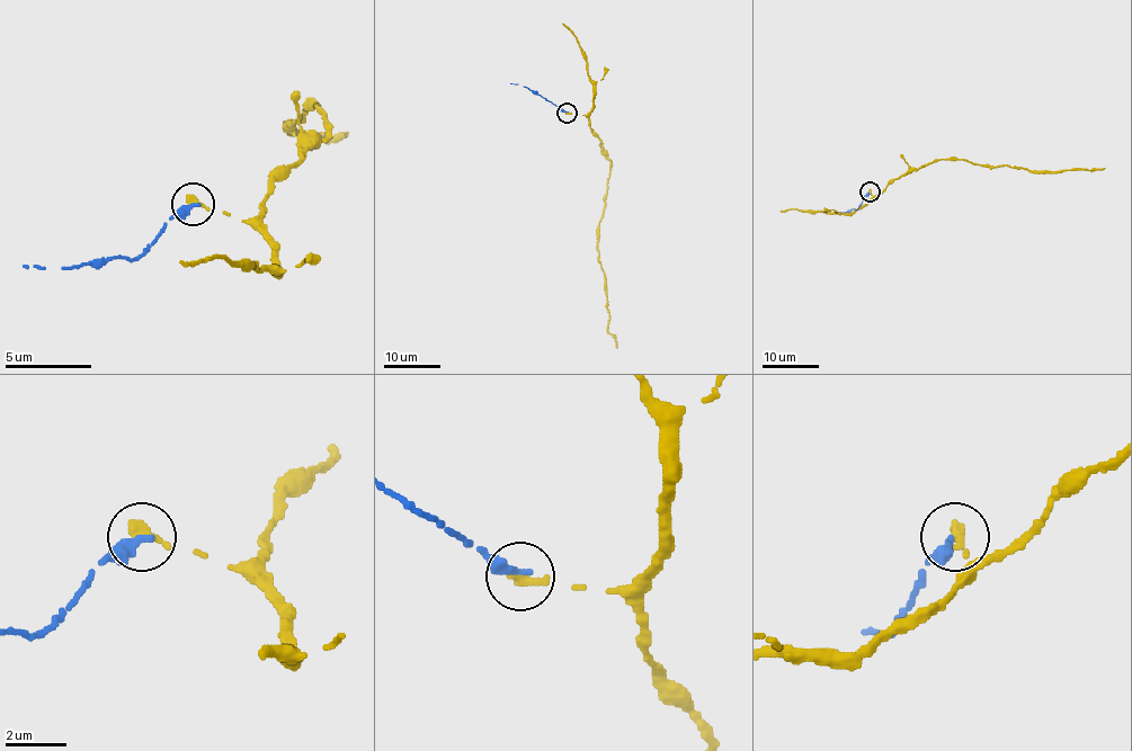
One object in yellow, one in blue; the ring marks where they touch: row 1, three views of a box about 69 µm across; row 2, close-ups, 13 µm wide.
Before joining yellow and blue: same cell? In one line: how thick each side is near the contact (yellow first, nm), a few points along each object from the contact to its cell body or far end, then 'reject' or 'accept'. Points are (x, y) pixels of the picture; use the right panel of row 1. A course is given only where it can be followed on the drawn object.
400 nm thick on the yellow side, 380 nm on the other; yellow runs (868, 191), (874, 197), (899, 177), (936, 160), (966, 160), (980, 166), (1010, 166), (1035, 171), (1105, 168); blue runs (868, 191), (856, 209), (840, 212); reject

